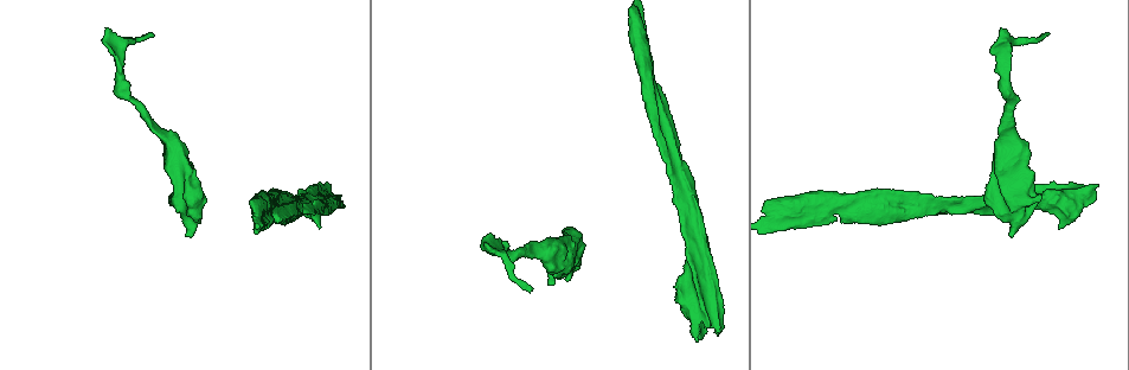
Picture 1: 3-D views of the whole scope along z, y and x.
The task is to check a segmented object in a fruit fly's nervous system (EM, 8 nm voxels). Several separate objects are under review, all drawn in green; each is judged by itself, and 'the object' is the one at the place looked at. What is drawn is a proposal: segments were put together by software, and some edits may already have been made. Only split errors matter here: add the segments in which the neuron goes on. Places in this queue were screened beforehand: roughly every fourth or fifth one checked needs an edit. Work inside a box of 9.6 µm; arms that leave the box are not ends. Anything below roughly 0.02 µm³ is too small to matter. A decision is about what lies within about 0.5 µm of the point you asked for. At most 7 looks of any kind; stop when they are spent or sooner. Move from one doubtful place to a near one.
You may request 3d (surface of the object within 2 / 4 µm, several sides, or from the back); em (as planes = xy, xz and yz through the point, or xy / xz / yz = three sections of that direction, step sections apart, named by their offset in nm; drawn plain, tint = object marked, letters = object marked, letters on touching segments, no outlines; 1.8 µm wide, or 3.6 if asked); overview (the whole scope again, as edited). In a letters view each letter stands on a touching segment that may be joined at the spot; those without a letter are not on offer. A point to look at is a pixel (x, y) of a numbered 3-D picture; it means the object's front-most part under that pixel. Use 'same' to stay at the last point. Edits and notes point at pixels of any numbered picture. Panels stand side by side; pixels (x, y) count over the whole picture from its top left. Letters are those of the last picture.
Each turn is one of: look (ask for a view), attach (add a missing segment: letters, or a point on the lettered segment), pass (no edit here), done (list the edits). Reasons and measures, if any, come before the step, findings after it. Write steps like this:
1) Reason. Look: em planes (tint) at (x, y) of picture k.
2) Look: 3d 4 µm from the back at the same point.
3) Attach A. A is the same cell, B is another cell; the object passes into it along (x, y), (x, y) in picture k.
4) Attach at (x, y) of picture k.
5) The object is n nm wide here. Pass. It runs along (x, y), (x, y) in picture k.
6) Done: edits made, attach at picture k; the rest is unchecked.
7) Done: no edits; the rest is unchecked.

An open end. Look: 3d 4 µm at (270, 223) of picture 1.

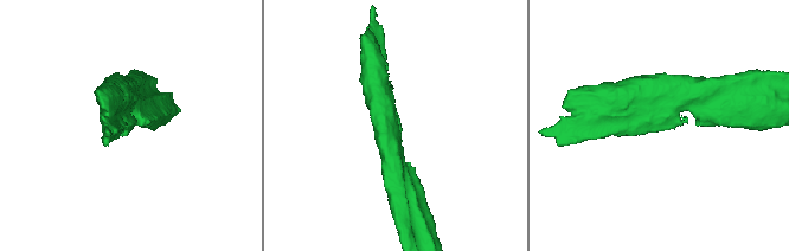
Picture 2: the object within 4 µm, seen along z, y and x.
Now the EM. Look: em yz step 4 (tint) at (660, 128) of picture 2.

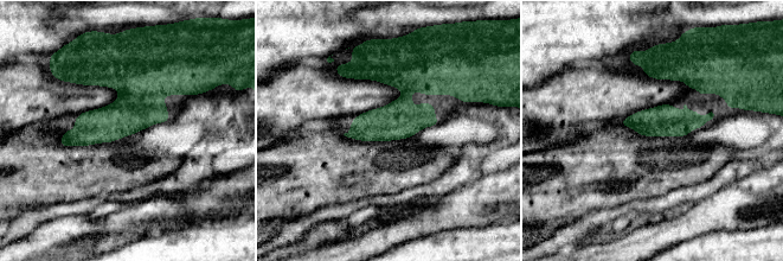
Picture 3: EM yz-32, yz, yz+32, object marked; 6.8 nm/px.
Look: em planes (letters) at the same point.

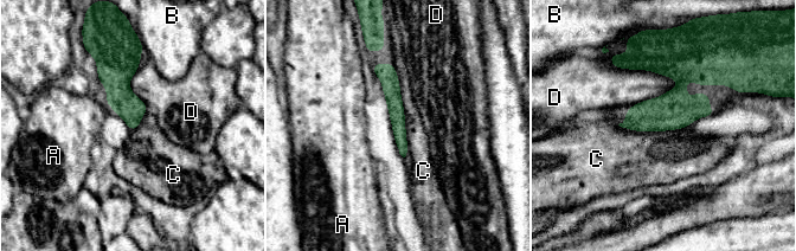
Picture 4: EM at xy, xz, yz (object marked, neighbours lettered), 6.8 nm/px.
Pass. A, B, C and D are other cells; a border runs along (398, 79), (408, 150) in picture 4; none of them fits.

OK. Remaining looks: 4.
Sudden change in width. Look: em 3.6 µm planes (plain) at (698, 323) of picture 1.

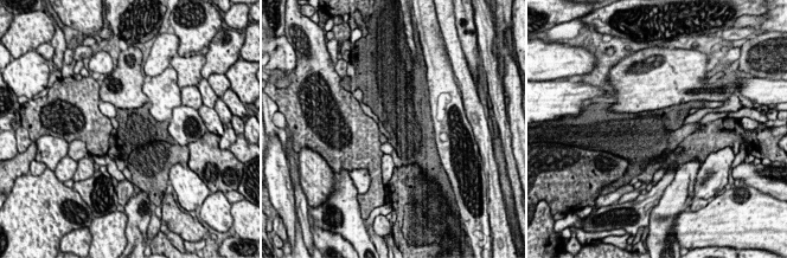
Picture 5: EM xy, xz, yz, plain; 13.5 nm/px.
What lies round it. Look: em 3.6 µm planes (letters) at the same point.

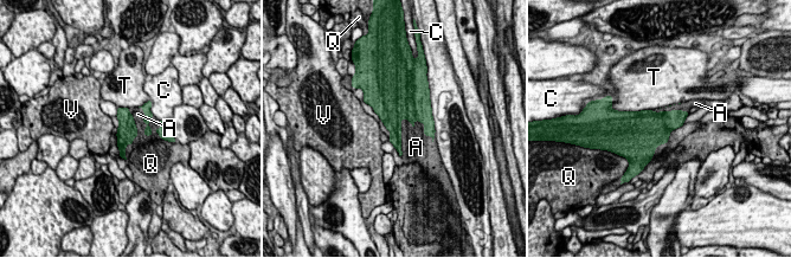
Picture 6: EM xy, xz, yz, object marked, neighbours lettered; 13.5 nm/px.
Attach A. A is the same cell, C, Q, T and V are other cells; the object passes into it along (391, 114), (400, 129), (413, 142) in picture 6; it goes on there.

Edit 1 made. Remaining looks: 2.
Done: edits made, attach at picture 6; the rest is unchecked.

